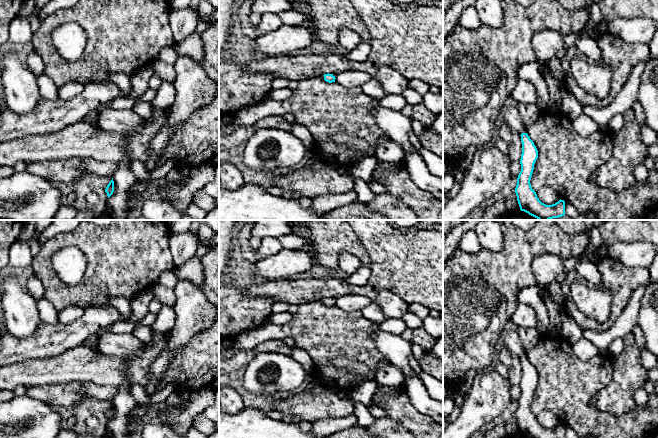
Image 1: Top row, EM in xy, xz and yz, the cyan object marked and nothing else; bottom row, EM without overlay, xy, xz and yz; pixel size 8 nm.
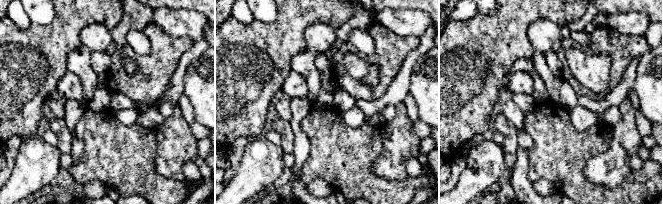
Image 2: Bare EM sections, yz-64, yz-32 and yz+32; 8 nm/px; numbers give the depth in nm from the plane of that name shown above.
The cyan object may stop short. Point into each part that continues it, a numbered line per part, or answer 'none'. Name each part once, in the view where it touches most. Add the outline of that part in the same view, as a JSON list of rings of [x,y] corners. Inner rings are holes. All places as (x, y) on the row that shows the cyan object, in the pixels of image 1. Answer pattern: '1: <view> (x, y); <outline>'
1: yz (529, 113); [[[517,104],[519,114],[524,123],[524,130],[520,133],[527,133],[527,129],[532,125],[539,117],[540,111],[536,104]]]

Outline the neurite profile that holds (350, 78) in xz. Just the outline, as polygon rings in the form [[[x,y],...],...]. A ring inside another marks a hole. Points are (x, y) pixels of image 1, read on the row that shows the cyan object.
[[[346,70],[335,74],[335,82],[347,88],[361,88],[373,76],[357,70]]]

